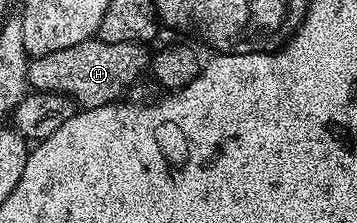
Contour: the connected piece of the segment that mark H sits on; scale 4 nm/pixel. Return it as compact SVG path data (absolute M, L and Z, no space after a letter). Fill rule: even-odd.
M98 37L81 41L81 45L69 45L69 49L57 49L57 53L45 53L34 56L27 65L27 82L36 92L52 91L58 95L67 95L80 108L100 107L124 98L123 95L142 75L149 71L149 51L141 43L110 43Z

